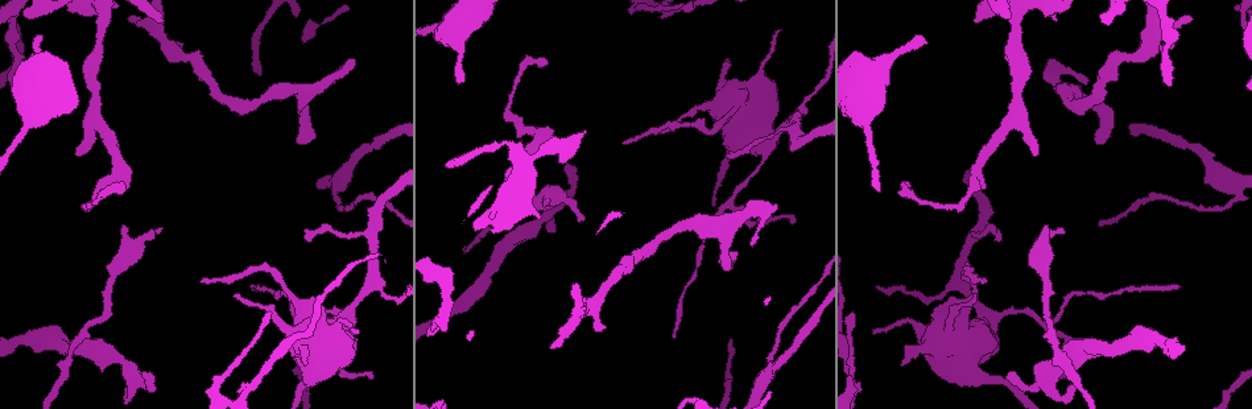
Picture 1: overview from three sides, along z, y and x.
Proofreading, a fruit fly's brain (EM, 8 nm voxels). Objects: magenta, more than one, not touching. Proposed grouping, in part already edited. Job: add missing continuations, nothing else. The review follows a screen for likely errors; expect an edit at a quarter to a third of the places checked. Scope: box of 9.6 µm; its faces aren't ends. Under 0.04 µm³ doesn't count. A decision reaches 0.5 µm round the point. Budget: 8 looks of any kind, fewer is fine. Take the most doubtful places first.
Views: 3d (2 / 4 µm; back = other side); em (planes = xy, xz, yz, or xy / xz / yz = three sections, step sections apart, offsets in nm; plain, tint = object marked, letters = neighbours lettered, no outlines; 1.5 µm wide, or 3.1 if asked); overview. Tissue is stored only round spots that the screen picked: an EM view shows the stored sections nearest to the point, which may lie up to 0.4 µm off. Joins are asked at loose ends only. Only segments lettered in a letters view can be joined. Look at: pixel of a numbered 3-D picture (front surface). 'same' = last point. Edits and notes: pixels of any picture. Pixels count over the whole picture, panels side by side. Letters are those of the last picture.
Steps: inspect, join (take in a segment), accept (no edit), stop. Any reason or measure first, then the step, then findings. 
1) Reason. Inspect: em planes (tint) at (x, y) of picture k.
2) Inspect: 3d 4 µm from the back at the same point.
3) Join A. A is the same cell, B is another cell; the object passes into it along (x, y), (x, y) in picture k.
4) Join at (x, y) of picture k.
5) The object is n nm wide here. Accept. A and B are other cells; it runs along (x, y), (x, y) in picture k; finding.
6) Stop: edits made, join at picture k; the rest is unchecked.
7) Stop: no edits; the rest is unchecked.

Branch stops here. Inspect: 3d 2 µm at (1046, 226) of picture 1.

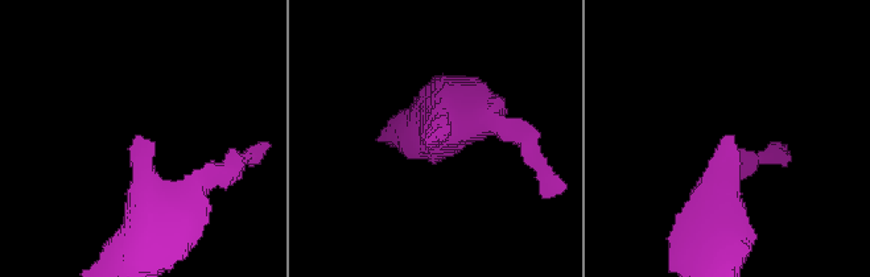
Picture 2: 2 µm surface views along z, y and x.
Shape alone is not enough. Inspect: em planes (letters) at (141, 136) of picture 2.

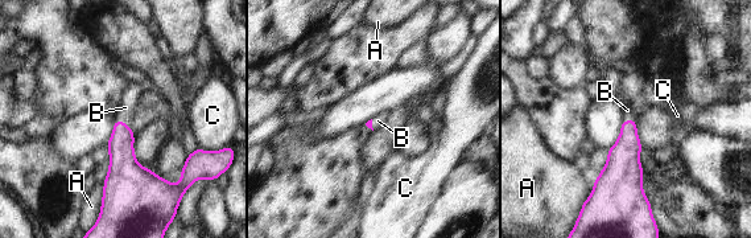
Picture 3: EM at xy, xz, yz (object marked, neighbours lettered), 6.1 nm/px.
Join at (126, 107) of picture 3. B is the same cell, A and C are other cells; the neuron continues.

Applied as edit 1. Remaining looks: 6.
Redraw. Inspect: overview.

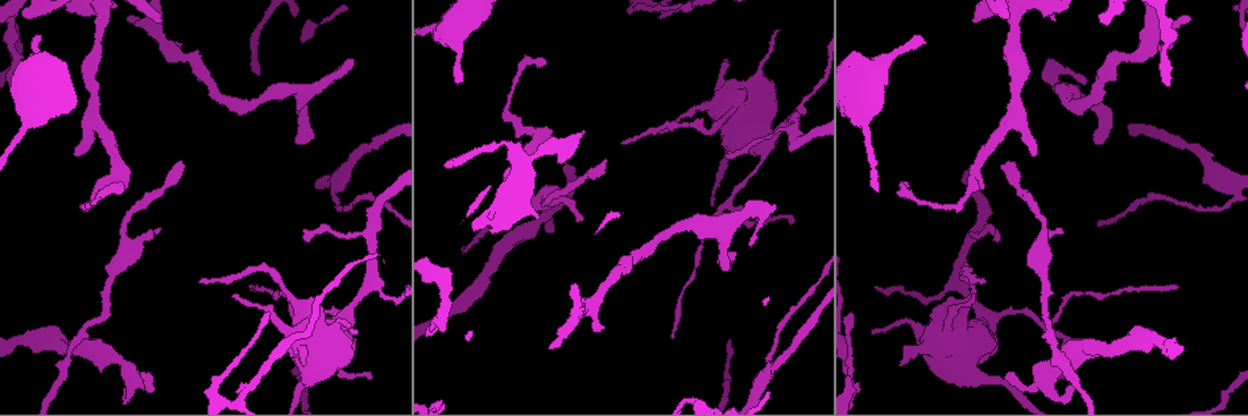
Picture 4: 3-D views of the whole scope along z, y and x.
An open end. Inspect: 3d 4 µm at (926, 43) of picture 4.

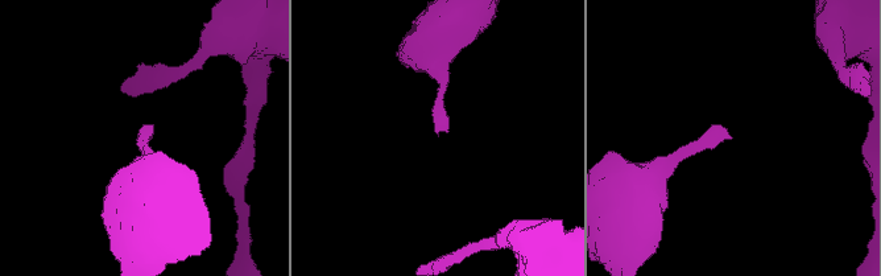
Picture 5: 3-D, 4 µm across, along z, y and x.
Shape alone is not enough. Inspect: em planes (letters) at (143, 132) of picture 5.

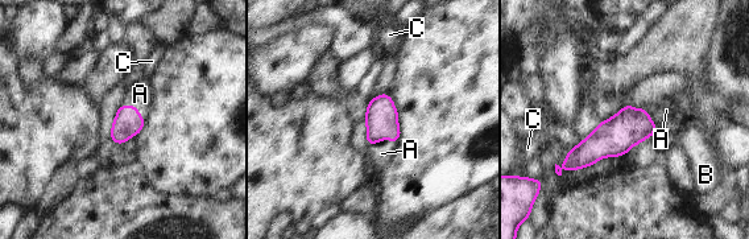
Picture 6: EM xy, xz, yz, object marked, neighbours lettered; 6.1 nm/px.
Join at (381, 153) of picture 6. A is the same cell, B and C are other cells; the object passes into it along (381, 119), (383, 137), (381, 153) in picture 6; it goes on there.

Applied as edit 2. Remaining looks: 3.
See it whole again. Inspect: overview.

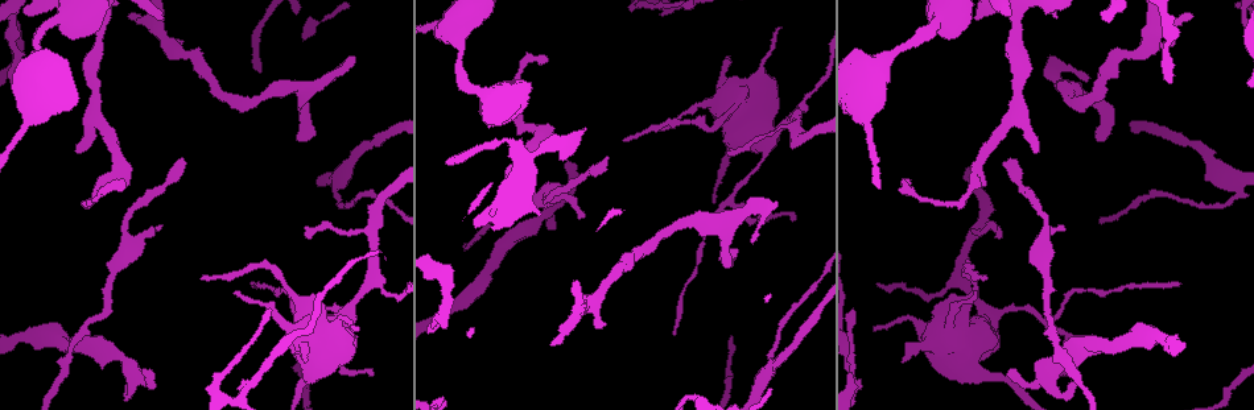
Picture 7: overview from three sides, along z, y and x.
End of a long branch. Inspect: 3d 2 µm at (252, 284) of picture 7.

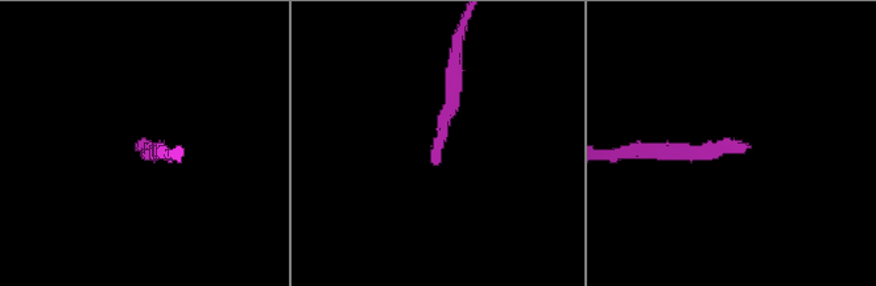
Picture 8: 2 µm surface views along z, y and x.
Need the tissue. Inspect: em planes (letters) at (432, 158) of picture 8.

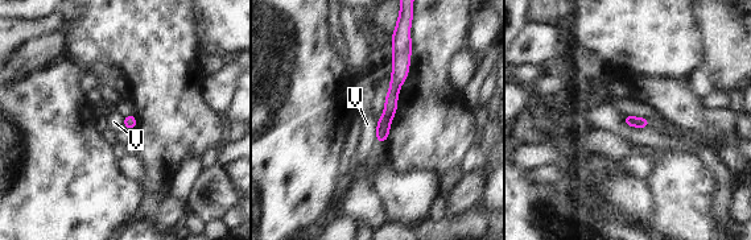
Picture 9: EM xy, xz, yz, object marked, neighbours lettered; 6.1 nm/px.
Accept. V is another cell; a border runs along (378, 120), (376, 140) in picture 9; none of them fits.

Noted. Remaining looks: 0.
Stop: edits made, join at picture 3, join at picture 6; the rest is unchecked.

